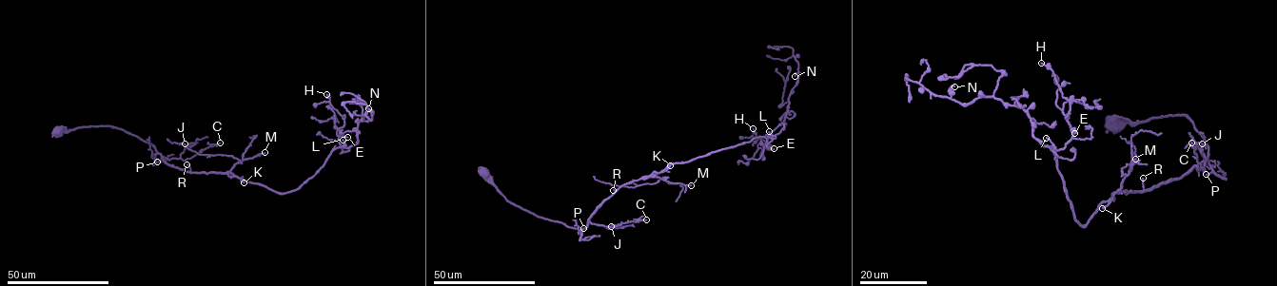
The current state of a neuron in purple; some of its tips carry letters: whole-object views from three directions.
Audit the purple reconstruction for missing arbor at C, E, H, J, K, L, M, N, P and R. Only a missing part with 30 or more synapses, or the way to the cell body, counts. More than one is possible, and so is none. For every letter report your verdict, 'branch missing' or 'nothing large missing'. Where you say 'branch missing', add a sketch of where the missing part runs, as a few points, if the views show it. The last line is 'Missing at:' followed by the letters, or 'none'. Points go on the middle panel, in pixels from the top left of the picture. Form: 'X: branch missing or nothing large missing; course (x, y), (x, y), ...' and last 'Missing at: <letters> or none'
C: nothing large missing
E: nothing large missing
H: nothing large missing
J: nothing large missing
K: nothing large missing
L: nothing large missing
M: branch missing; course (691, 185), (717, 191), (742, 181), (758, 164)
N: nothing large missing
P: nothing large missing
R: nothing large missing
Missing at: M

